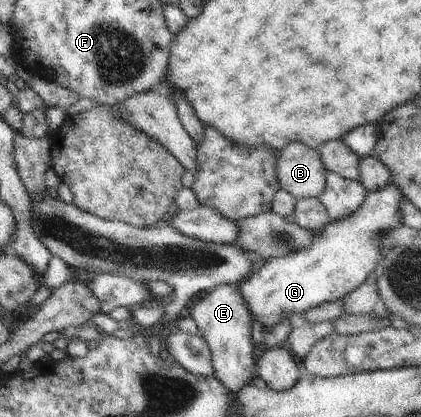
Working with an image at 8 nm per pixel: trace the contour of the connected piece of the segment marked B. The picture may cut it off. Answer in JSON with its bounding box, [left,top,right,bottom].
[275,143,327,199]

